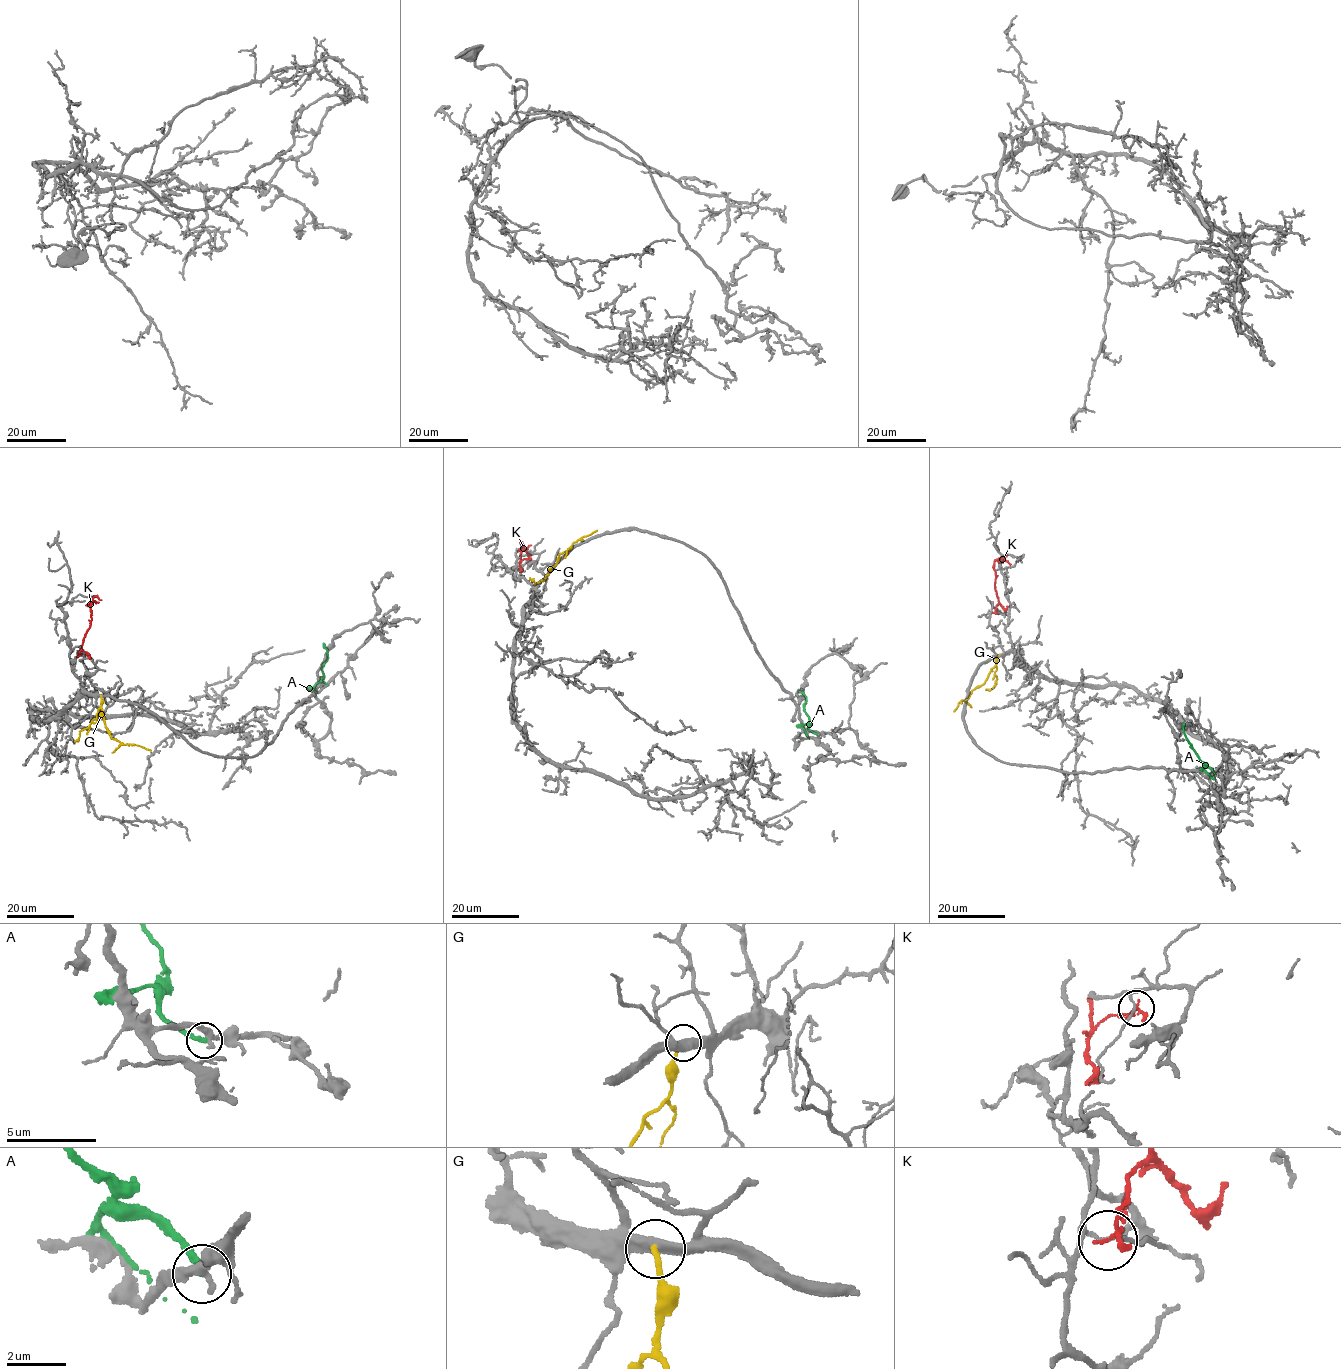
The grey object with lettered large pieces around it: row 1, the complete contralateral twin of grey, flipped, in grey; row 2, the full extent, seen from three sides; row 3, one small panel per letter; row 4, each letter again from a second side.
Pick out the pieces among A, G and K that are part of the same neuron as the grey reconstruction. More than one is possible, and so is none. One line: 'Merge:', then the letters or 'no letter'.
Merge: no letter

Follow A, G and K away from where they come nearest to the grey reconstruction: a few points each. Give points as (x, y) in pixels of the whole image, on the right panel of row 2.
A: (1214, 774), (1199, 759), (1186, 738), (1184, 723)
G: (998, 655), (987, 680), (976, 686), (954, 711)
K: (994, 613), (998, 602), (994, 561), (1005, 556), (1001, 560)

